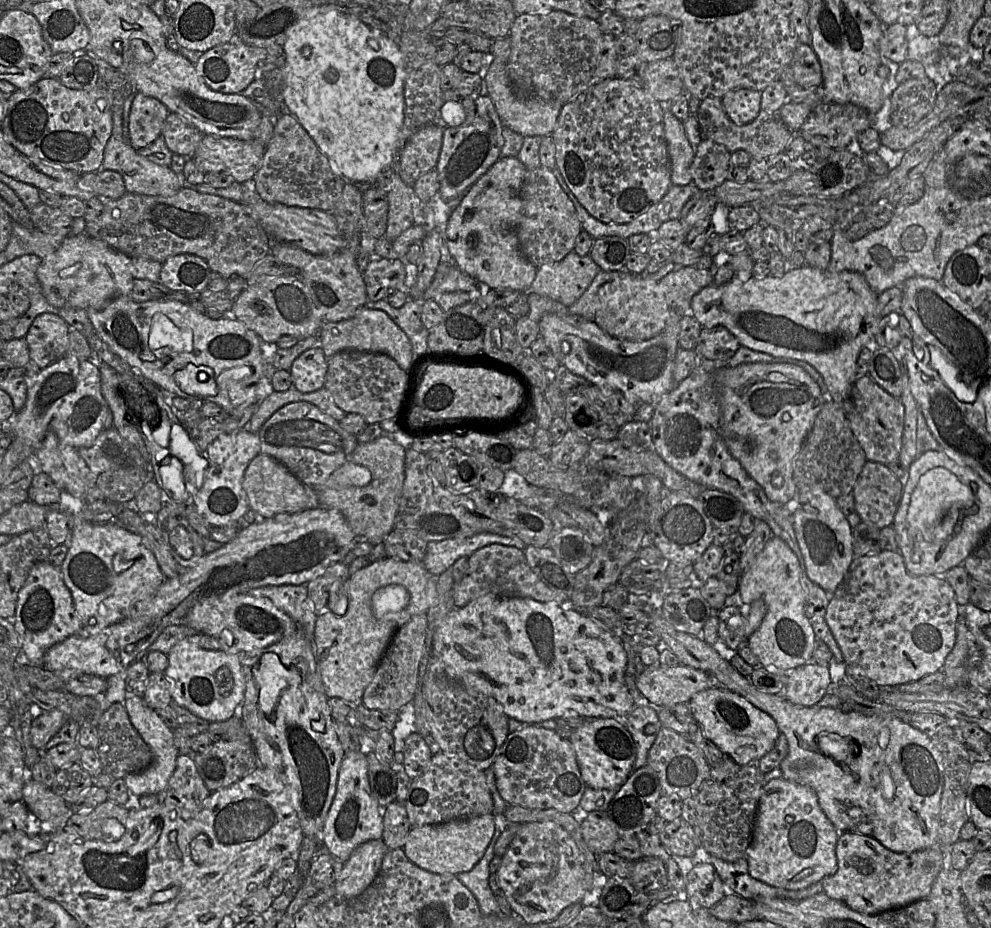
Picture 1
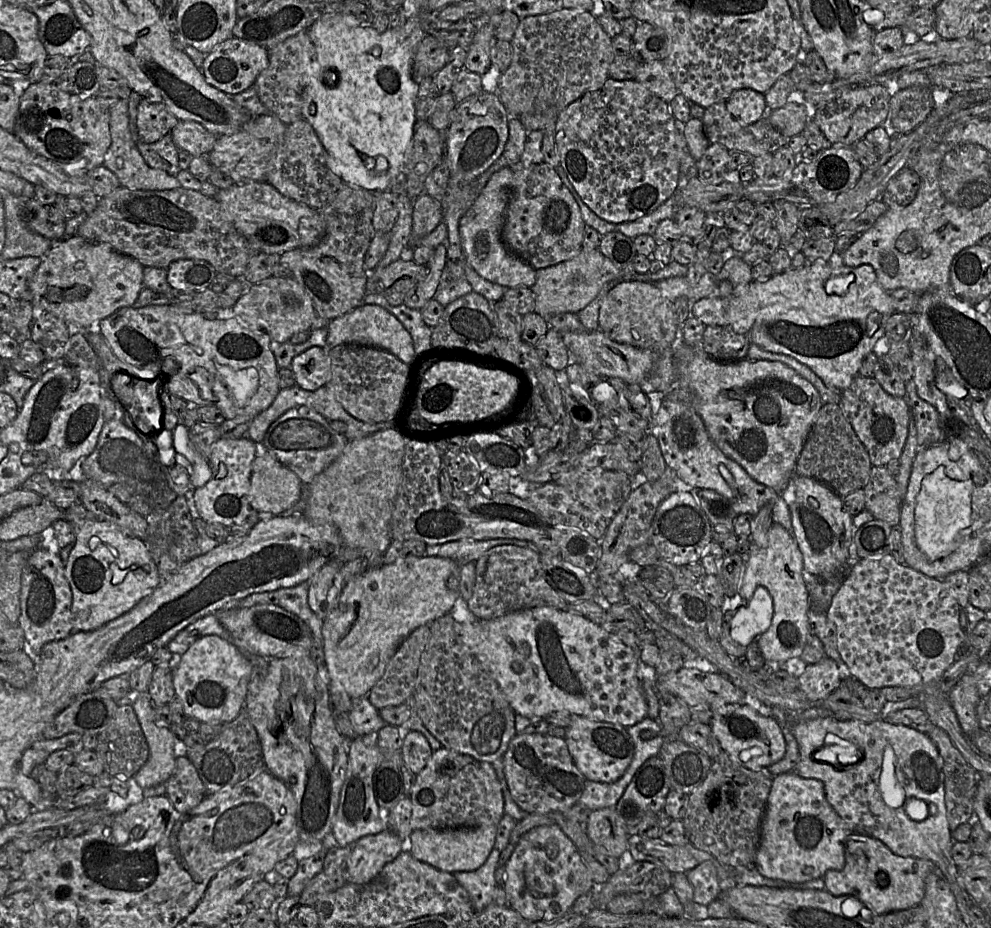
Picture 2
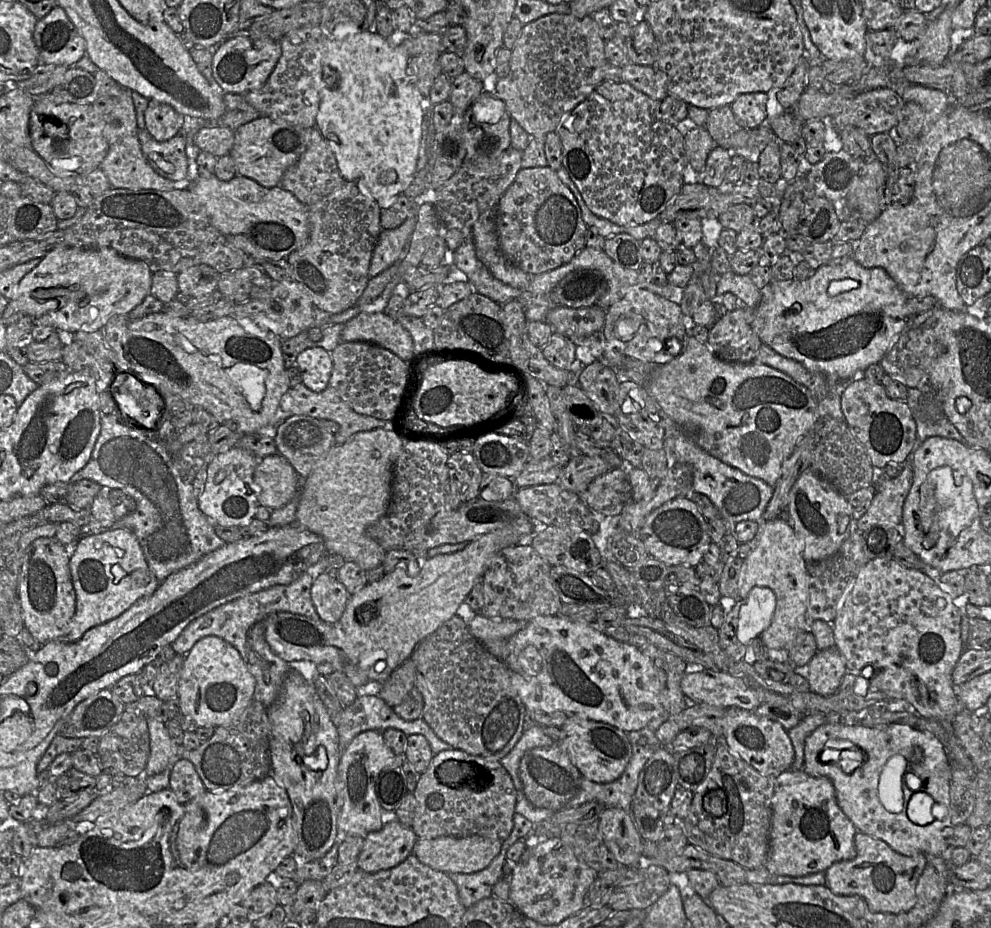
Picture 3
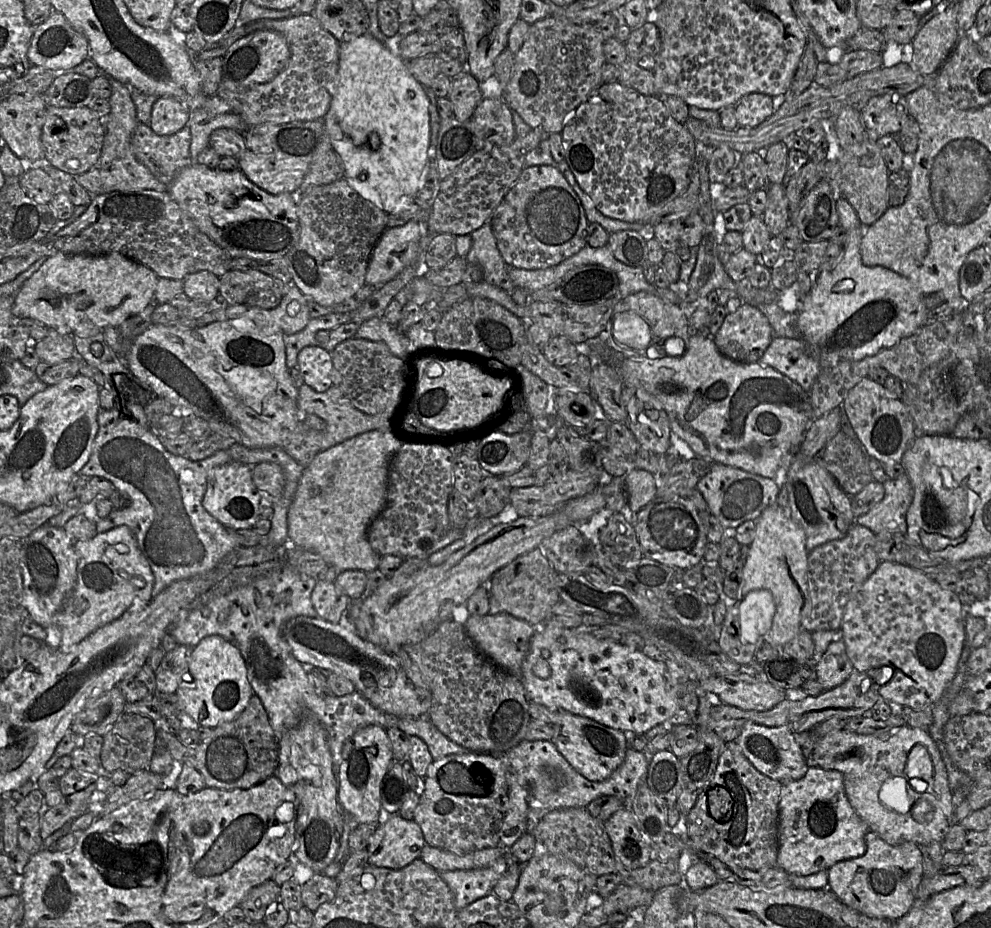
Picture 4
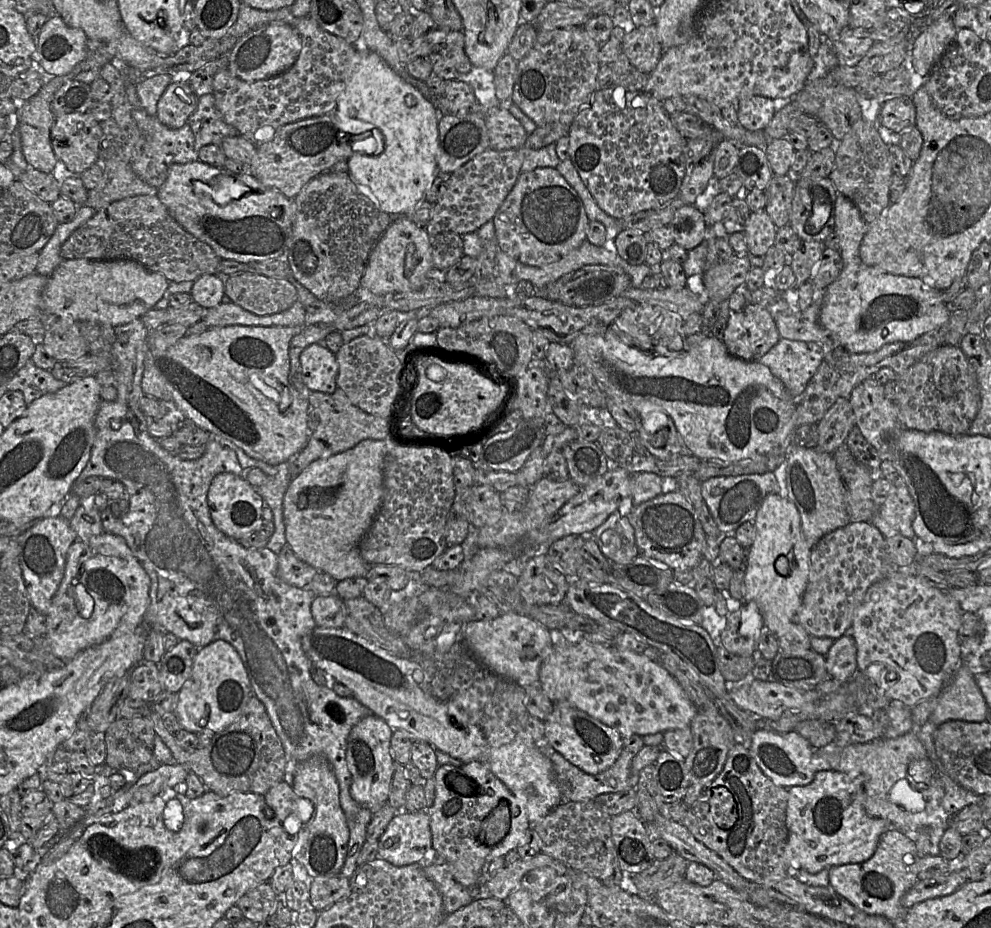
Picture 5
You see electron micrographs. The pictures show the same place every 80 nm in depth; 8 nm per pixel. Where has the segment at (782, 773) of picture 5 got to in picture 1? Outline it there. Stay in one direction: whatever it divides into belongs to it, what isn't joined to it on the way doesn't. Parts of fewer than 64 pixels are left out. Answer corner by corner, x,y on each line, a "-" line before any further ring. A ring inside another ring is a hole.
716,685
694,695
688,703
695,721
705,736
740,765
756,765
776,743
780,735
774,719
748,700
723,686

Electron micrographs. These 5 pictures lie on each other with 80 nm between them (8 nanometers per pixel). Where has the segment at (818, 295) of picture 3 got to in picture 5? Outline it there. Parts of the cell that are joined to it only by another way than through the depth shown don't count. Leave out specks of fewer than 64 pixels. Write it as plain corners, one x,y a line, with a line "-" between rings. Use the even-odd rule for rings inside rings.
838,193
835,202
835,233
840,242
843,266
838,278
823,293
819,323
831,334
836,346
853,353
873,352
889,343
913,341
945,325
951,317
942,300
942,291
926,285
918,278
893,275
862,262
859,251
867,227
858,207
848,197

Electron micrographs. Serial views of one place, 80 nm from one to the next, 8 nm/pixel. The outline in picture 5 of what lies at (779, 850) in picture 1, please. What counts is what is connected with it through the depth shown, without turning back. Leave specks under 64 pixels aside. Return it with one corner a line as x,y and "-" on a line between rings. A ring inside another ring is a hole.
818,771
810,784
788,789
786,828
790,870
815,874
824,868
867,861
889,827
884,819
866,813
858,778
839,771

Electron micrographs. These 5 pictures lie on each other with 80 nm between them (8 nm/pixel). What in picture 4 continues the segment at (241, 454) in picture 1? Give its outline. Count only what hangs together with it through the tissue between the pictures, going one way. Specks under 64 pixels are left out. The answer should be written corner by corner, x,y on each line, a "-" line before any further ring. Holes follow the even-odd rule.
232,460
212,468
208,473
207,489
202,503
204,508
226,529
252,529
261,518
262,507
272,506
272,501
265,498
253,482
254,466

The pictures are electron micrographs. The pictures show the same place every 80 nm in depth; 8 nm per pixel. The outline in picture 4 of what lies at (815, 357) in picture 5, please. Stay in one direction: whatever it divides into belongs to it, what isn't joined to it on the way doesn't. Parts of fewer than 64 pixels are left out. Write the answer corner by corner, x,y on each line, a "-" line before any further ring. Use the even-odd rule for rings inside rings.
773,337
770,345
758,362
784,374
799,384
807,393
810,391
821,370
819,359
809,351
808,346
801,338

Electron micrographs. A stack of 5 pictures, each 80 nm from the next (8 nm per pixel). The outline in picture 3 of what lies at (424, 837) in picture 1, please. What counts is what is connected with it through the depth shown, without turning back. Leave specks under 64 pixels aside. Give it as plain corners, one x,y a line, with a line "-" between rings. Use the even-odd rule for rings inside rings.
468,836
464,838
438,837
419,838
413,849
415,855
422,863
436,870
450,873
475,873
488,867
499,854
502,842
499,839
491,839
482,836

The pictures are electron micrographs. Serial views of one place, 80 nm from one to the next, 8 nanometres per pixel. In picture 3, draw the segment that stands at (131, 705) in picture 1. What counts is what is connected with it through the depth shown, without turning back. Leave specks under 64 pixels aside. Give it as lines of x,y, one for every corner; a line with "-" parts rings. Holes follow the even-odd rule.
147,718
150,736
150,755
145,767
144,776
162,772
168,766
173,766
180,757
177,755
177,745
172,741
165,724

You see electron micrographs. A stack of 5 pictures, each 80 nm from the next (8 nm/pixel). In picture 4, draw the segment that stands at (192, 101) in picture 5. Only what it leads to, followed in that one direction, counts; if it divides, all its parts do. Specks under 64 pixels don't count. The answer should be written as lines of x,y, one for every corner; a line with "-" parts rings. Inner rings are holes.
162,96
154,102
149,126
161,136
180,131
189,120
190,110
175,97

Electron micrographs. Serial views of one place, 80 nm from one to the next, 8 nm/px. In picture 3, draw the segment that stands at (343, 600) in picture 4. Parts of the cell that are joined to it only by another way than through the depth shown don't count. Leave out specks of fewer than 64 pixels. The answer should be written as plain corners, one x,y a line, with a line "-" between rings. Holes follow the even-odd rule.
322,573
315,577
311,599
321,621
336,625
342,617
350,594
337,579
337,573

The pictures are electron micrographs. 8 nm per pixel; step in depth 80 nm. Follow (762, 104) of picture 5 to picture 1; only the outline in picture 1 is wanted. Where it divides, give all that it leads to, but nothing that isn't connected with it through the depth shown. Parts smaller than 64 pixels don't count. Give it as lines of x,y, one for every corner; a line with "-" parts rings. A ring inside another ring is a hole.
748,88
730,90
721,101
727,116
739,126
752,122
761,111
761,92
757,90

